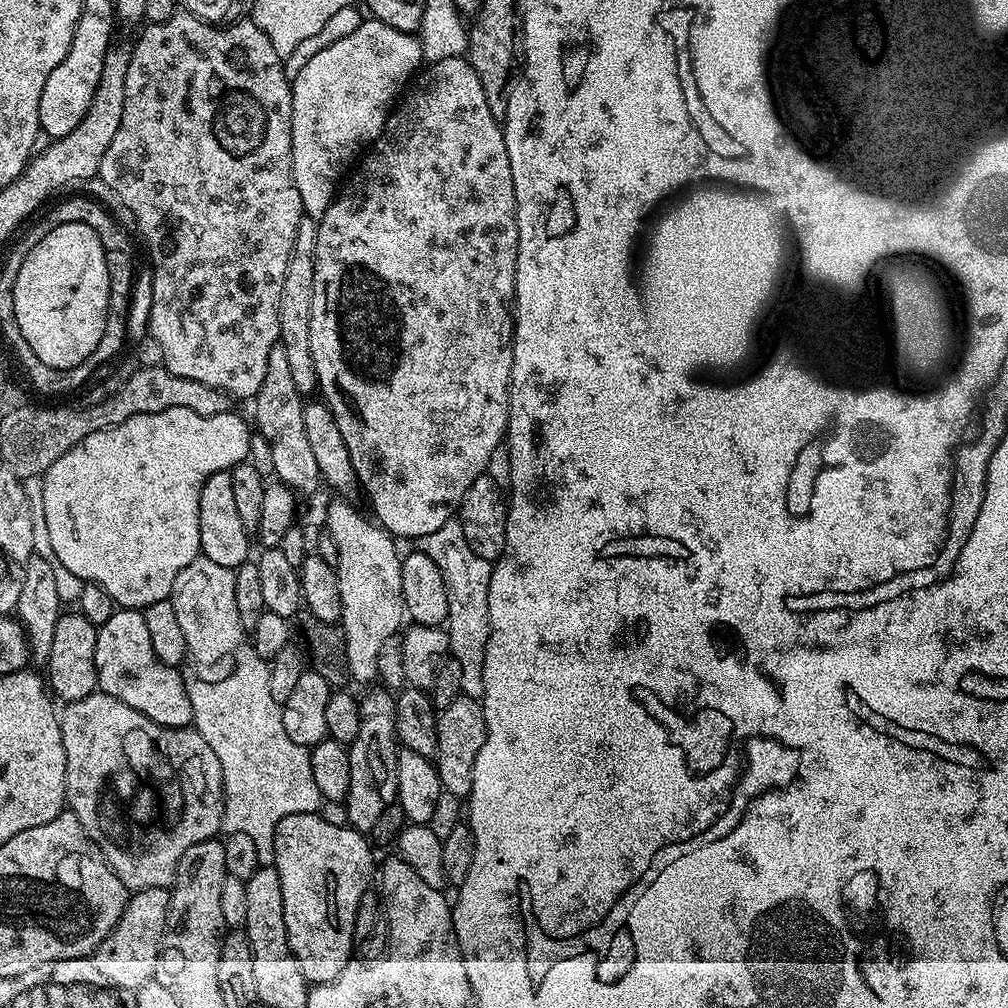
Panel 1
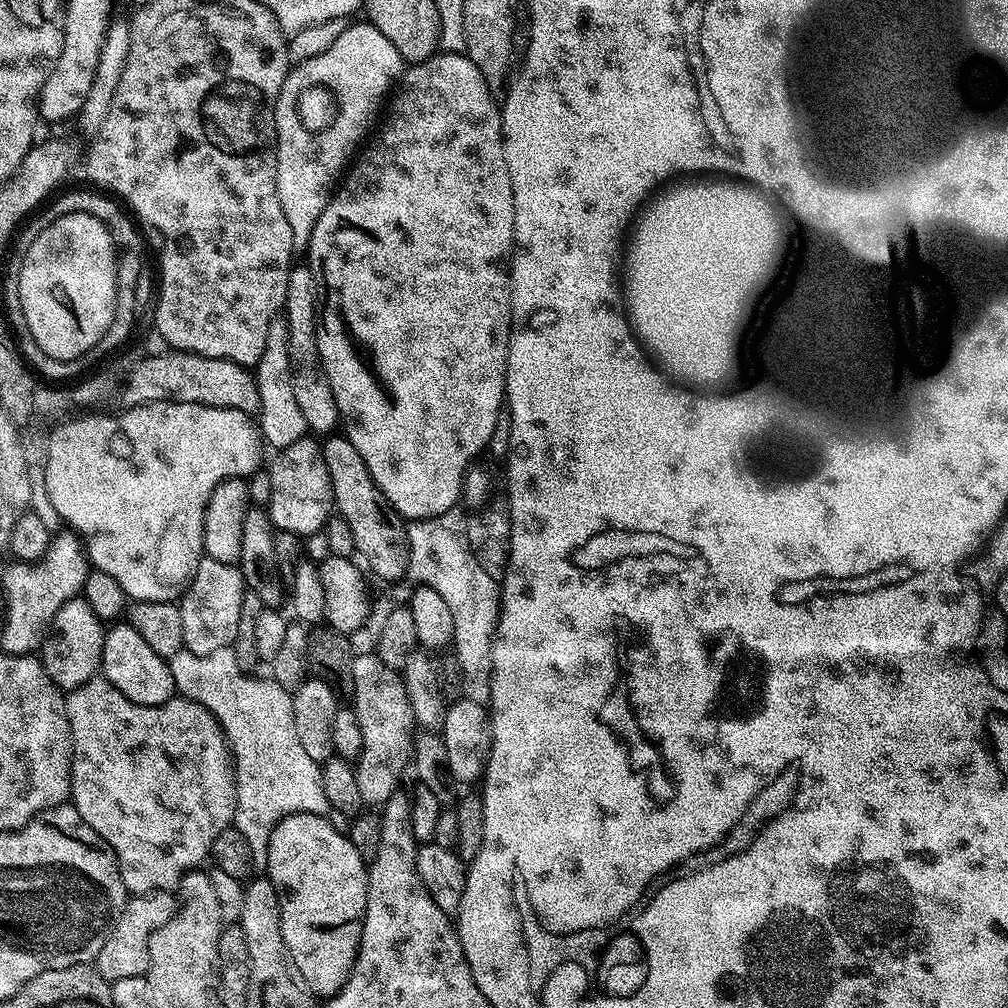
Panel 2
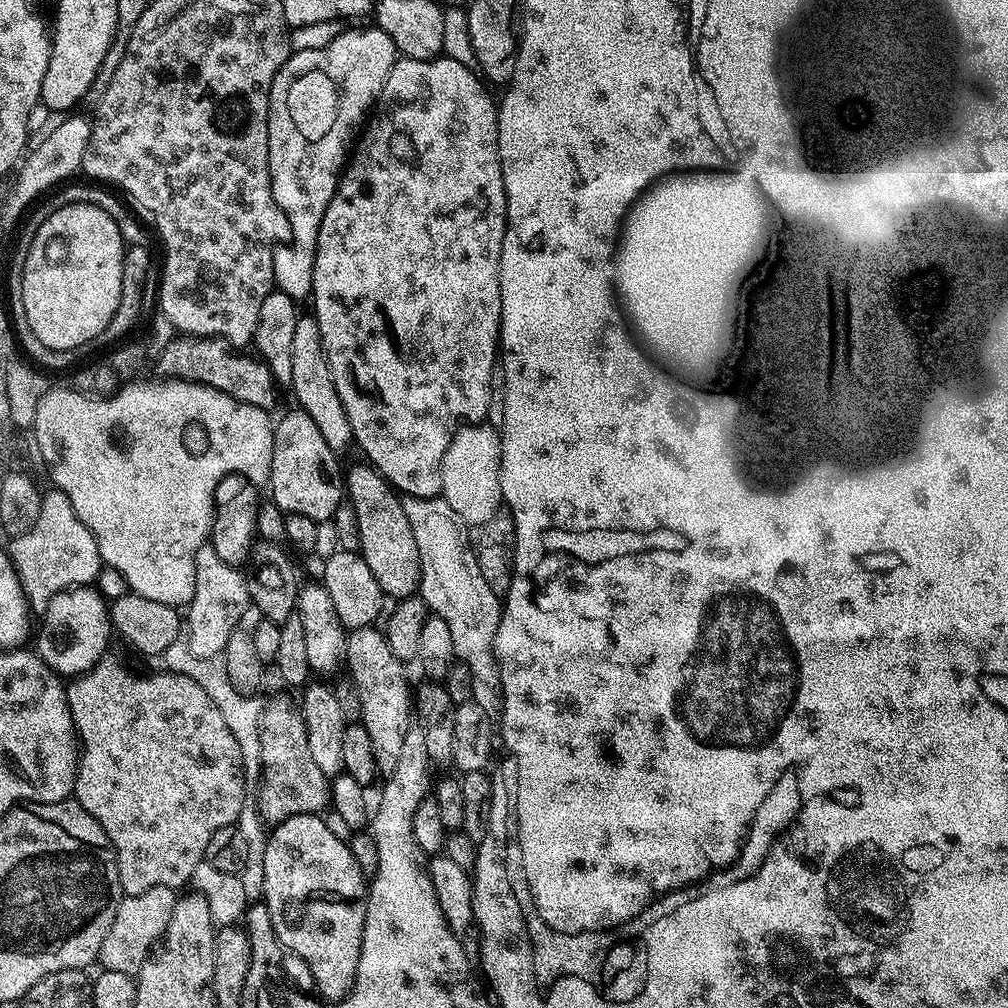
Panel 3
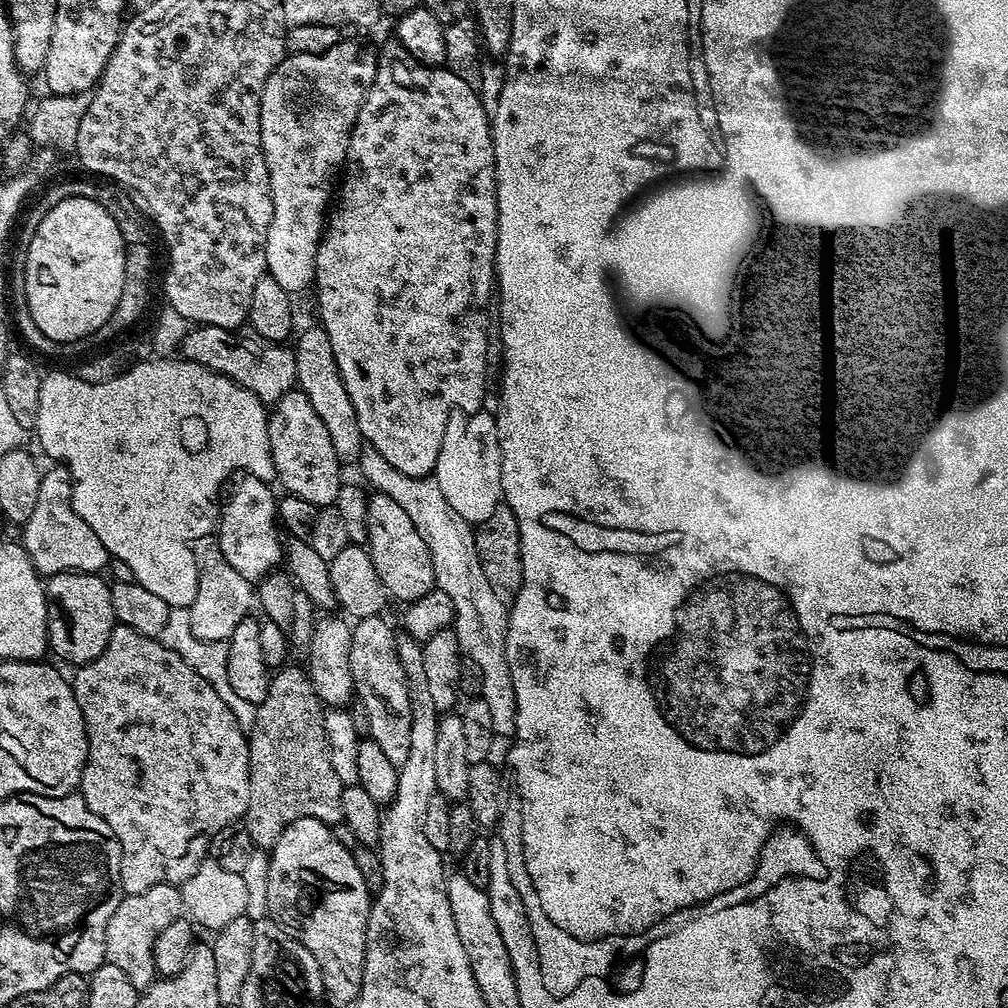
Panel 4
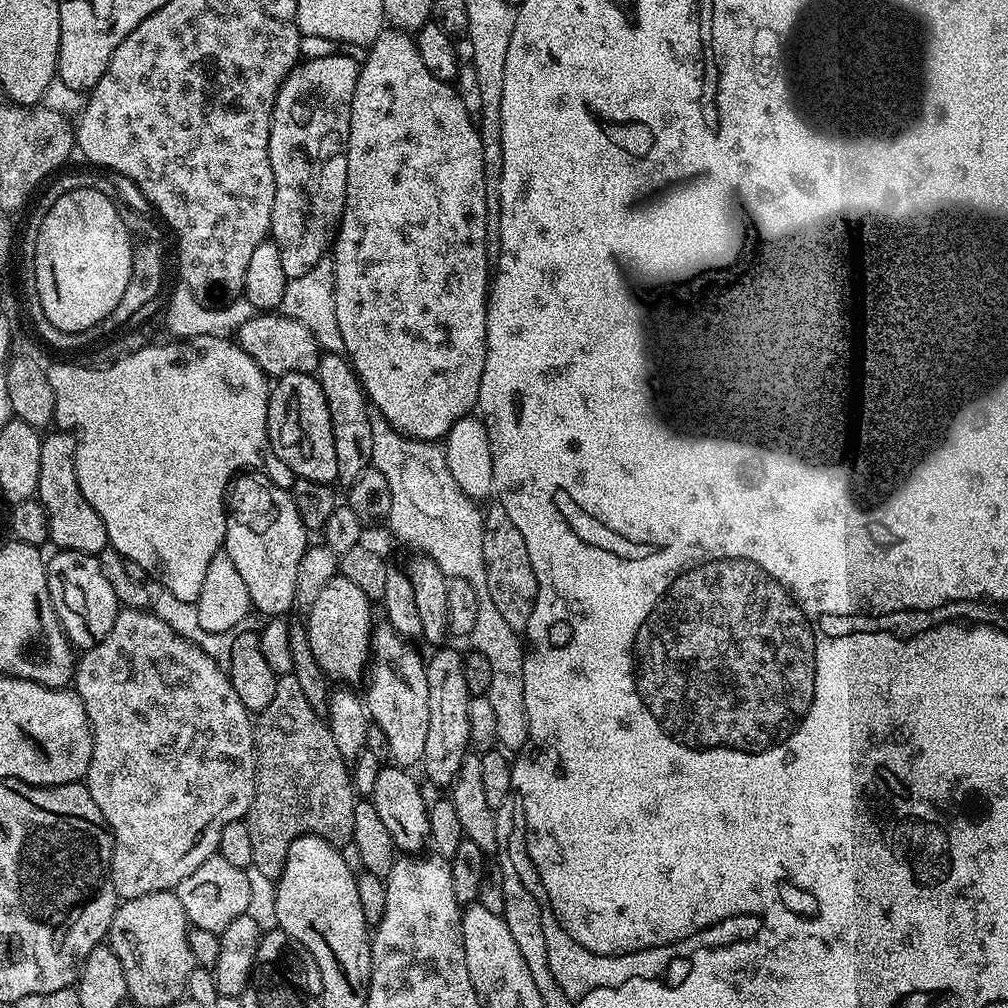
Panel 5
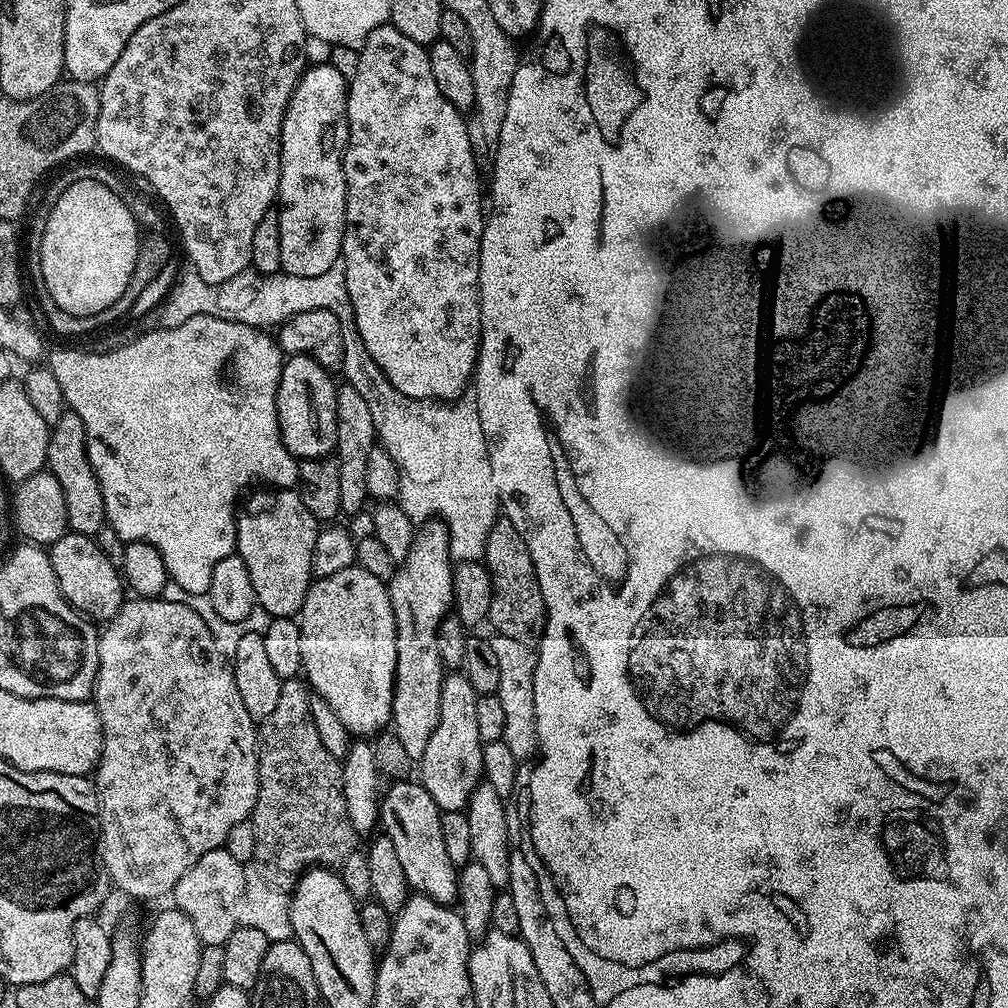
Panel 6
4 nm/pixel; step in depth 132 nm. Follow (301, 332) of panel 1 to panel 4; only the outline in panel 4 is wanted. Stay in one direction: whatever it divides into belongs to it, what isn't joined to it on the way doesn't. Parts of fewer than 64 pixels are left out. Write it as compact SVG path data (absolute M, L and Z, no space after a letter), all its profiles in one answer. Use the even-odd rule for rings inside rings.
M315 327L308 328L300 337L295 337L296 383L299 391L308 396L310 406L314 406L314 414L322 418L322 426L326 426L327 432L330 433L330 443L334 445L334 454L341 465L355 465L366 447L366 441L358 426L354 402L350 402L350 394L346 394L346 386L342 382L342 374L334 358L334 346L330 346L330 338L324 327Z

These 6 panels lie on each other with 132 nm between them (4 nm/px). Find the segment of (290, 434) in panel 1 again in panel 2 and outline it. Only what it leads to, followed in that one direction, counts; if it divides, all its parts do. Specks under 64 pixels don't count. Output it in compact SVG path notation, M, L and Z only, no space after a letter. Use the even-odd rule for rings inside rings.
M283 315L273 318L266 334L266 350L262 358L254 365L254 375L258 386L260 411L258 413L258 431L265 445L273 444L279 450L305 439L309 431L306 418L302 418L302 409L294 399L294 385L290 382L290 350L288 349L288 321Z

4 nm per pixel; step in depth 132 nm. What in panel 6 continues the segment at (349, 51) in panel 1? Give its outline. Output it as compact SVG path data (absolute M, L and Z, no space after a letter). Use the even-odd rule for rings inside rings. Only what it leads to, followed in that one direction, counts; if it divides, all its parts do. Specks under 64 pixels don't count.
M313 64L300 77L294 94L286 106L280 139L280 191L278 211L282 234L282 262L285 276L313 276L330 270L338 263L344 246L344 147L348 145L348 86L349 81L331 64Z

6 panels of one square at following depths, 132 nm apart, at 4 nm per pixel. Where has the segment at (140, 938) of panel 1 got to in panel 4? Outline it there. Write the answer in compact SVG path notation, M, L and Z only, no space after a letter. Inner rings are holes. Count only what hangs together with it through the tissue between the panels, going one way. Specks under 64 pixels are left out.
M159 884L150 886L150 890L142 890L142 894L125 895L120 901L118 910L108 919L104 935L104 959L107 963L118 966L126 978L138 990L151 986L158 976L157 948L160 932L170 922L181 919L182 905L180 890L175 884Z

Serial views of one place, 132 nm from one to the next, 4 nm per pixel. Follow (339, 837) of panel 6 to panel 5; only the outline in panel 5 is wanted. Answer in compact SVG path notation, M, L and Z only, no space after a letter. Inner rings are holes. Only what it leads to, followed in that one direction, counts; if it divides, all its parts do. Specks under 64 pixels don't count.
M291 674L277 679L274 698L270 698L270 706L266 706L266 710L262 710L255 717L254 743L256 746L256 789L254 790L254 802L250 806L246 817L246 823L250 830L250 843L254 850L252 867L257 868L262 874L266 874L268 879L275 882L280 879L290 846L299 836L317 836L322 838L327 844L335 844L337 846L347 845L351 841L352 831L354 830L354 806L358 802L358 796L352 787L349 765L346 763L344 756L338 754L338 745L334 743L334 734L328 728L325 717L316 713L310 706L310 702L306 702L306 694L302 694L302 690L298 686L298 678L294 678Z

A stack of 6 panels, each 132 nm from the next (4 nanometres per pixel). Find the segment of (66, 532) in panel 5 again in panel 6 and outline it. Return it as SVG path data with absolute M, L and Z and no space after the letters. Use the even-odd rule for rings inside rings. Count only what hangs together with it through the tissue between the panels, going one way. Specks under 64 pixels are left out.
M65 410L62 418L51 425L48 433L47 471L58 478L58 486L62 486L62 494L66 494L66 514L69 529L83 536L95 537L105 527L104 499L98 478L88 461L88 439L86 426L82 426L82 418L71 410Z

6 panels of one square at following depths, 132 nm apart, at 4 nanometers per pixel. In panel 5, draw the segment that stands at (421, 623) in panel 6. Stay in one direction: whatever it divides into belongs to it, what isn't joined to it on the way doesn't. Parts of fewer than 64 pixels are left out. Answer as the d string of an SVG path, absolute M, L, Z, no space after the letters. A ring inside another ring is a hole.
M399 635L389 637L388 649L376 660L376 668L380 672L374 673L368 684L366 711L371 723L380 727L386 736L391 763L412 770L424 759L426 730L430 730L430 686L426 686L426 660Z

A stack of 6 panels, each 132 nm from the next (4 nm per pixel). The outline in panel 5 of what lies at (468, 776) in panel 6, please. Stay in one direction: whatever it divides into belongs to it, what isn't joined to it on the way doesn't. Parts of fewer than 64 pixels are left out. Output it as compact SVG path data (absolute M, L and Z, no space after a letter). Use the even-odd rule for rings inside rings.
M440 646L431 657L427 657L426 686L430 686L430 730L426 730L426 750L422 761L422 769L432 784L451 785L460 773L470 745L470 702L472 694L466 686L463 674L464 656L456 653L449 646Z

